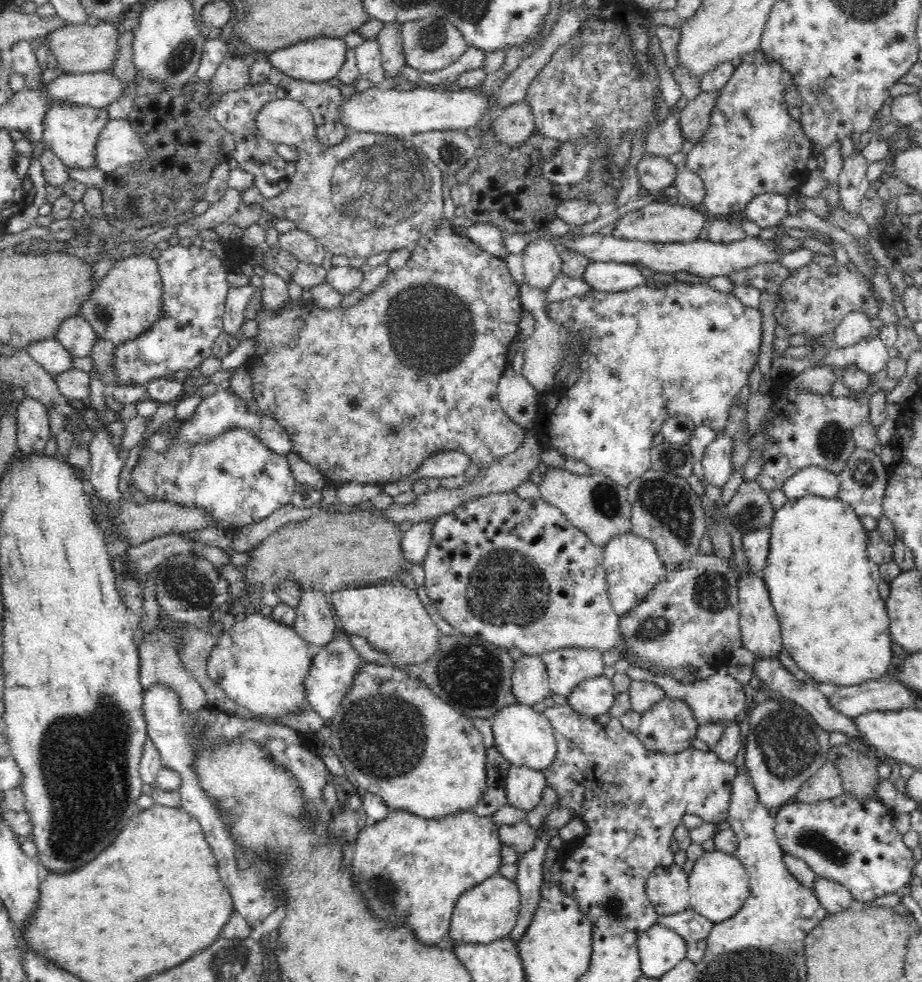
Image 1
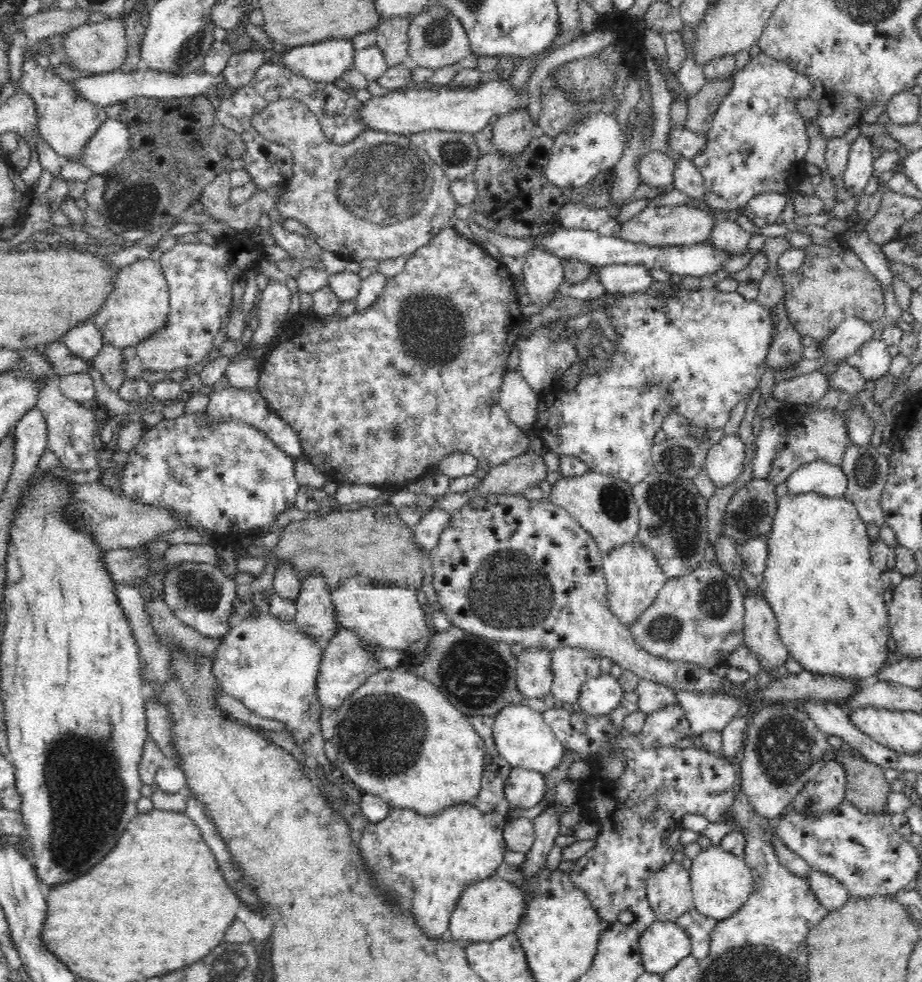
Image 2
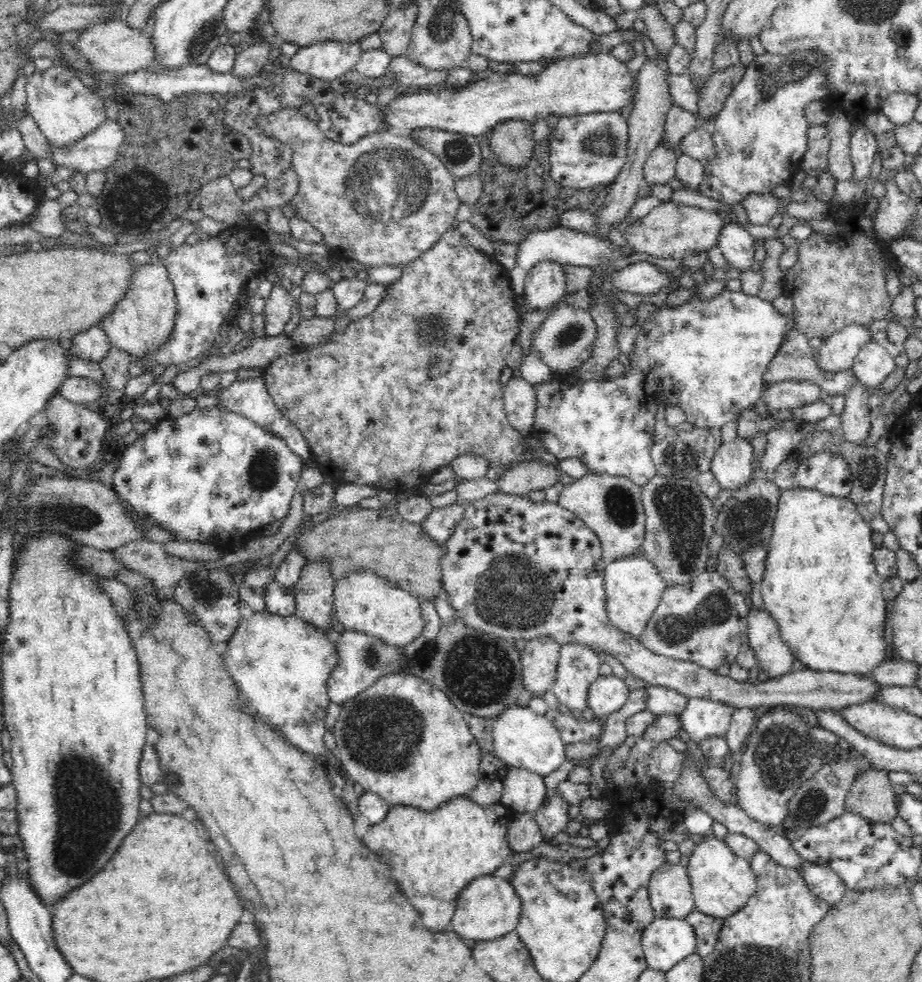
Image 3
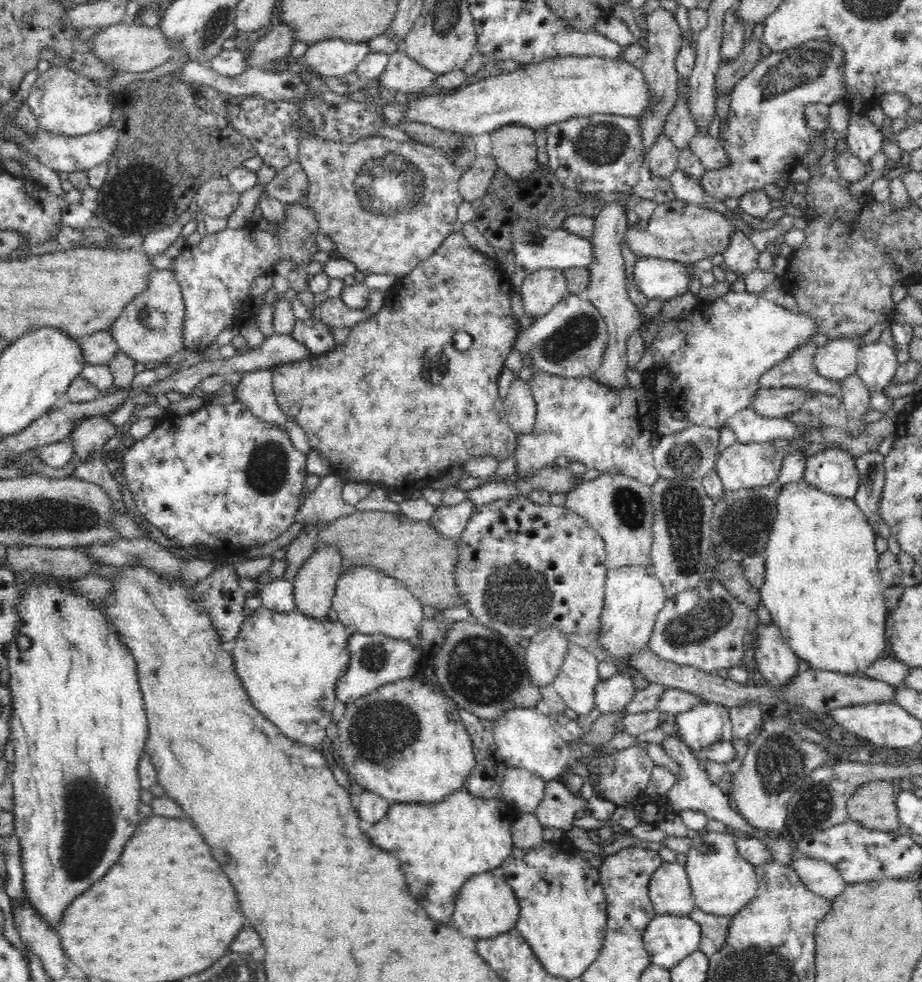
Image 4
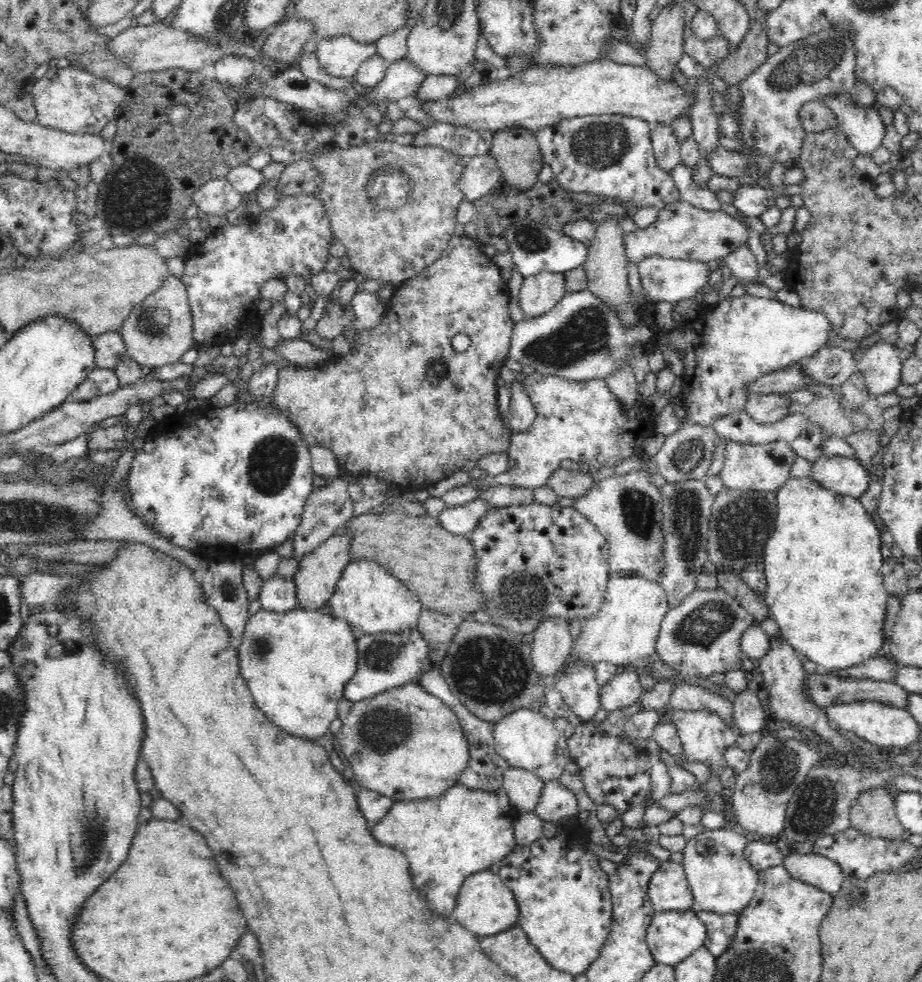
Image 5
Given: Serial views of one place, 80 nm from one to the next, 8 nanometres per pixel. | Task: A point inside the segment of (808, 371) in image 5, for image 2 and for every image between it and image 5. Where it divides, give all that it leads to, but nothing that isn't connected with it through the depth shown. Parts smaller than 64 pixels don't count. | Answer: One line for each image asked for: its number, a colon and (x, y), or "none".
2: (851, 333)
3: (837, 352)
4: (837, 359)

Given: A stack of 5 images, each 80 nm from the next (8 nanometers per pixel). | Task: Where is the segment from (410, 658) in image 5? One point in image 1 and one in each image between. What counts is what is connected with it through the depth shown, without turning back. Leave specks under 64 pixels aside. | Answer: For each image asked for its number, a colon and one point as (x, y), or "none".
1: (332, 671)
2: (346, 664)
3: (362, 659)
4: (374, 660)

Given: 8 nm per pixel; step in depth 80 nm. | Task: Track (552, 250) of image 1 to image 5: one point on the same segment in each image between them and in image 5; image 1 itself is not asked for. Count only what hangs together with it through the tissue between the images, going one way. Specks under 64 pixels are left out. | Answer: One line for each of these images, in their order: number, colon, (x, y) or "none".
2: (542, 272)
3: (545, 284)
4: (543, 289)
5: (539, 293)

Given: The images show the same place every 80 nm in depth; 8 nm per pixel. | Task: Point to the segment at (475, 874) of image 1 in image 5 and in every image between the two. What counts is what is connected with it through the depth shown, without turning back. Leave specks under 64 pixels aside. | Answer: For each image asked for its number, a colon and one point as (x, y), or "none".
2: (425, 862)
3: (436, 854)
4: (441, 846)
5: (447, 837)

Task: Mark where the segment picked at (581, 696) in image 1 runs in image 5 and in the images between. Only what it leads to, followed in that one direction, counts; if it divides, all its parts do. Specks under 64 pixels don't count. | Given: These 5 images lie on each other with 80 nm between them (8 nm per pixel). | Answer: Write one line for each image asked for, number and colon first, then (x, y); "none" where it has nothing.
2: (599, 696)
3: (607, 694)
4: (610, 695)
5: (624, 689)

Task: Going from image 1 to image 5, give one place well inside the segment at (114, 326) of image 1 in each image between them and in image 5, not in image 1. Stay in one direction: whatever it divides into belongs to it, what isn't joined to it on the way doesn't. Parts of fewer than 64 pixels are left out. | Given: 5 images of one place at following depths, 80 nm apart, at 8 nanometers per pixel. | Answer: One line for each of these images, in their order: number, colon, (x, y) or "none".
2: (137, 308)
3: (143, 319)
4: (151, 328)
5: (159, 332)

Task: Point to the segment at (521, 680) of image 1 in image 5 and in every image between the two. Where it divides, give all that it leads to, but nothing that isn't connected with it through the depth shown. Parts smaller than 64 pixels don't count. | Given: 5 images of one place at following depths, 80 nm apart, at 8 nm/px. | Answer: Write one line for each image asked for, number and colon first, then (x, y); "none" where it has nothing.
2: (534, 666)
3: (539, 659)
4: (545, 655)
5: (552, 641)

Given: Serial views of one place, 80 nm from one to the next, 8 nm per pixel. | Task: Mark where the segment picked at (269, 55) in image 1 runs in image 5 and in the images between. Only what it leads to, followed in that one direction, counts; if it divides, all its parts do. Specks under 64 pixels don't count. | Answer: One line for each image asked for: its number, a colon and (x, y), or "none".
2: (324, 61)
3: (327, 60)
4: (336, 57)
5: (342, 55)

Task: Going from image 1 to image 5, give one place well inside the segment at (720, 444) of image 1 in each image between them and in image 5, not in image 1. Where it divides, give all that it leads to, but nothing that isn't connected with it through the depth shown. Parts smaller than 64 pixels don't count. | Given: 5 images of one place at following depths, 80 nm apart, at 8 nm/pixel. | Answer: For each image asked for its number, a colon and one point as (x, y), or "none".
2: (723, 464)
3: (732, 464)
4: (739, 466)
5: (765, 467)

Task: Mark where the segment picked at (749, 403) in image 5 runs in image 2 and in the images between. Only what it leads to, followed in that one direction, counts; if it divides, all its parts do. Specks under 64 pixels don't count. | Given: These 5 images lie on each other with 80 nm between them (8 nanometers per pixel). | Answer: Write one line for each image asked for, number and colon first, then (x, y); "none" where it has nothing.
2: (809, 388)
3: (790, 393)
4: (772, 403)

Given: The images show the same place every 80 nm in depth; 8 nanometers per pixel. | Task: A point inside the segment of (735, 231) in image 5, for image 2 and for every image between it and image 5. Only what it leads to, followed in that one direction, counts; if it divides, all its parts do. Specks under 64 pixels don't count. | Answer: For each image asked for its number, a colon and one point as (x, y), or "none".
2: (656, 226)
3: (669, 230)
4: (677, 230)

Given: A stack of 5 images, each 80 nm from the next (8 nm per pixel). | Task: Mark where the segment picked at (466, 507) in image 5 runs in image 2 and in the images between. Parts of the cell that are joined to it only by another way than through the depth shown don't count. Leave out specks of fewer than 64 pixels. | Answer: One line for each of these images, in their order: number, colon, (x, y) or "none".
2: (426, 533)
3: (439, 523)
4: (450, 520)

